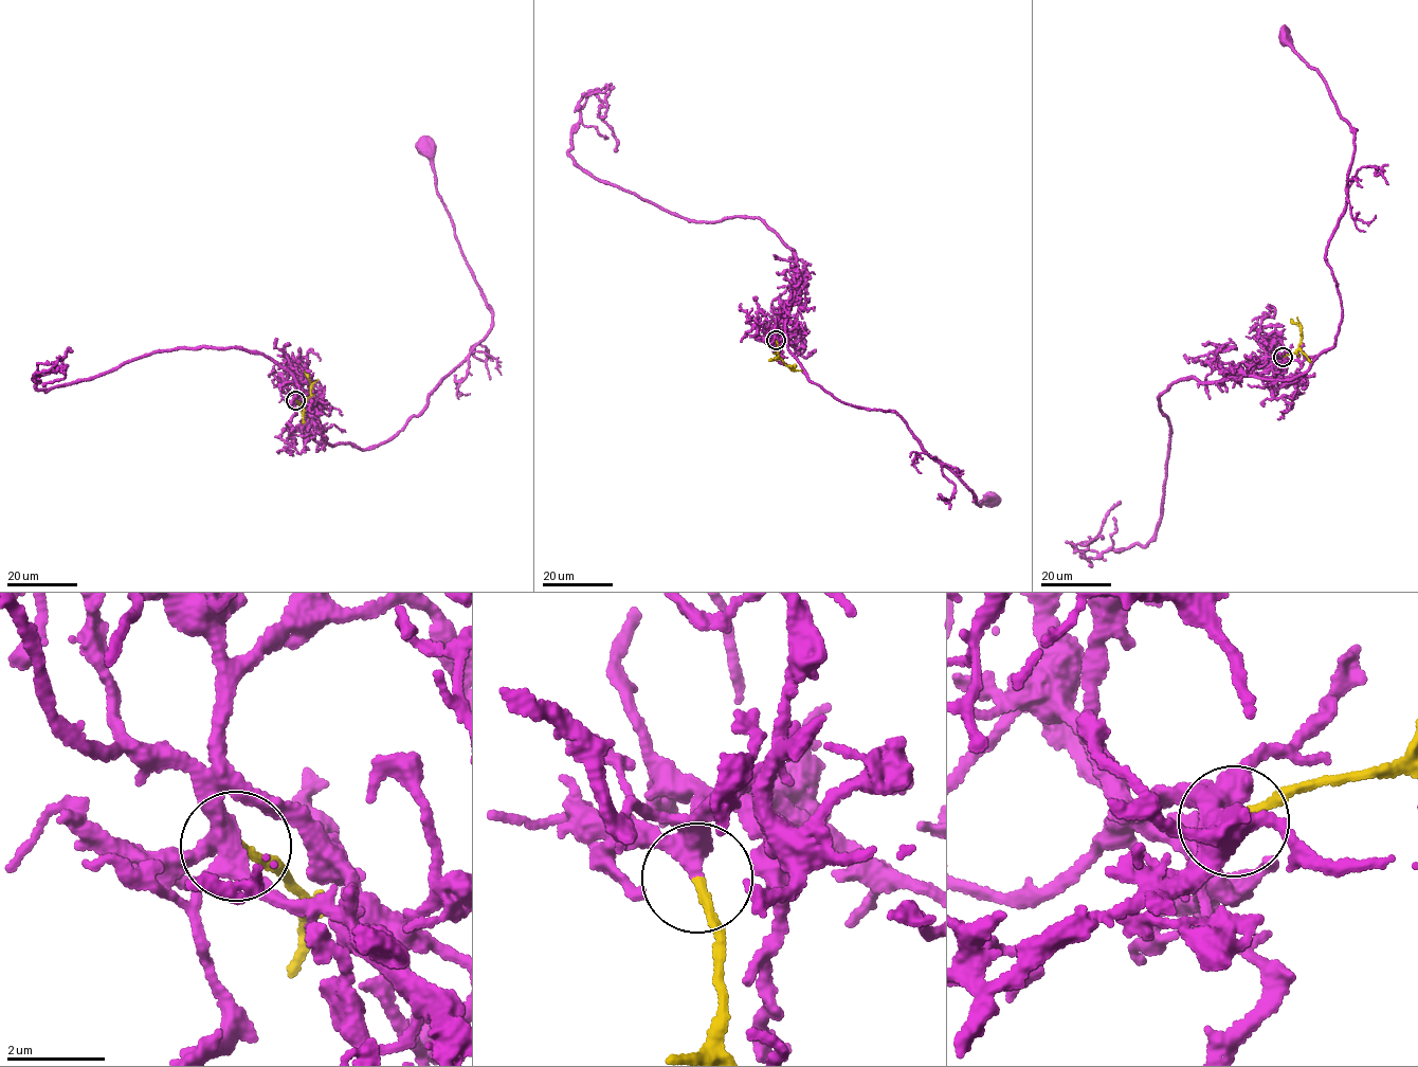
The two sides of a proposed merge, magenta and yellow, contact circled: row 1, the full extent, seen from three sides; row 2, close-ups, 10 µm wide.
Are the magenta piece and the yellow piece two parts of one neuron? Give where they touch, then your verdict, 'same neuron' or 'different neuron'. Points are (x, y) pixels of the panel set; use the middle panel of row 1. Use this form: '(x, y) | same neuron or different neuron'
(776, 340) | same neuron

